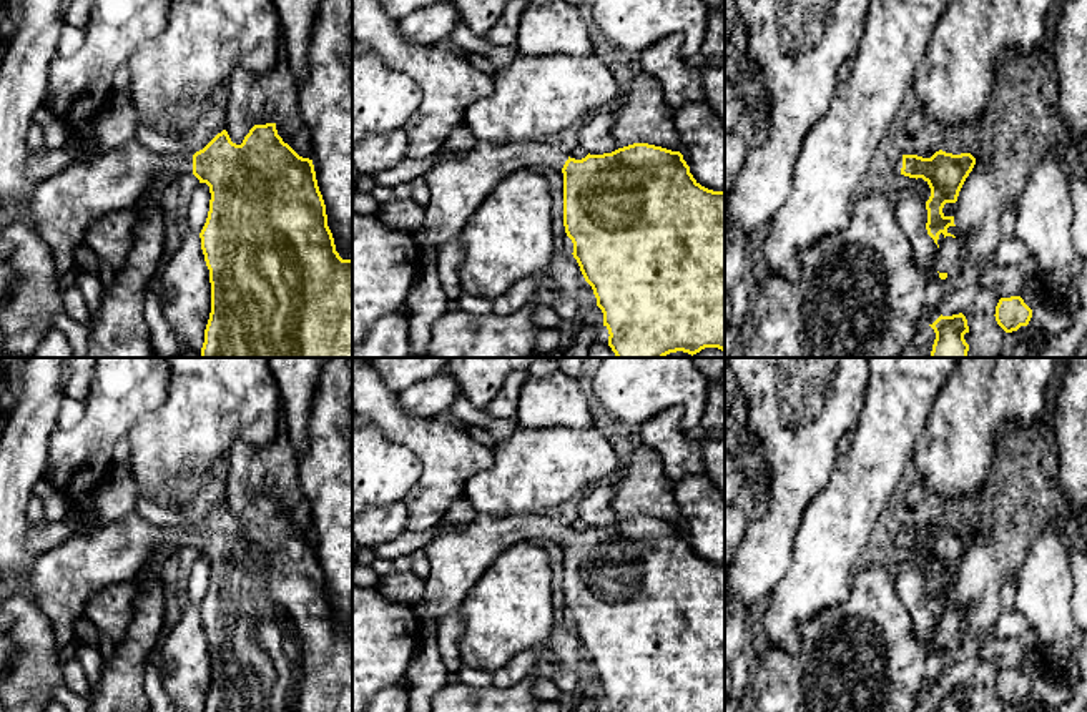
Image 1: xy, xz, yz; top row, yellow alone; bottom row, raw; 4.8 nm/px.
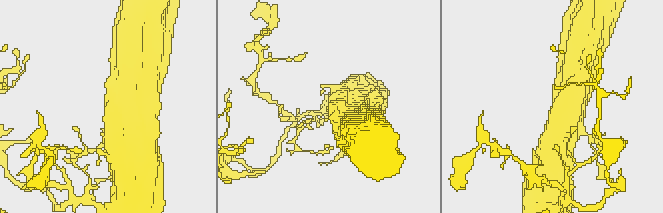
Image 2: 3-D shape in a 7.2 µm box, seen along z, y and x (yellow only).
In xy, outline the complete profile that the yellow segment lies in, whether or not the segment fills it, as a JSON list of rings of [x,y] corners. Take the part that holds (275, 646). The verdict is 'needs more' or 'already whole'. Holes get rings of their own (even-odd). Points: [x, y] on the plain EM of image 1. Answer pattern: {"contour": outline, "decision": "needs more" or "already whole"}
{"contour": [[[276,496],[254,497],[241,517],[231,514],[226,502],[218,506],[203,522],[191,527],[160,527],[141,517],[136,511],[108,524],[98,524],[91,531],[73,532],[60,546],[37,554],[30,574],[30,592],[37,607],[50,619],[57,645],[61,649],[75,639],[75,622],[85,616],[85,607],[93,596],[113,584],[135,582],[156,552],[168,546],[193,546],[199,556],[209,559],[211,572],[206,596],[199,606],[201,622],[209,642],[211,685],[204,702],[204,712],[352,712],[352,632],[342,632],[336,624],[322,567],[317,559],[312,532],[299,529],[278,507]]], "decision": "needs more"}

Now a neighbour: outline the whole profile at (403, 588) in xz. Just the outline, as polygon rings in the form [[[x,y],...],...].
[[[392,572],[381,577],[377,589],[396,604],[417,604],[424,596],[424,579],[412,572]]]

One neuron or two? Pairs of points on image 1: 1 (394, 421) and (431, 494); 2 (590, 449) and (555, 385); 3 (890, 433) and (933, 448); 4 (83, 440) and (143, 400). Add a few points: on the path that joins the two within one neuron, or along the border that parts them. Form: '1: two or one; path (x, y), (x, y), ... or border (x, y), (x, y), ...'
1: one; path (413, 438), (431, 456), (431, 476)
2: two; border (592, 425), (587, 428), (539, 428)
3: two; border (933, 406), (911, 458)
4: one; path (98, 428), (128, 400)

